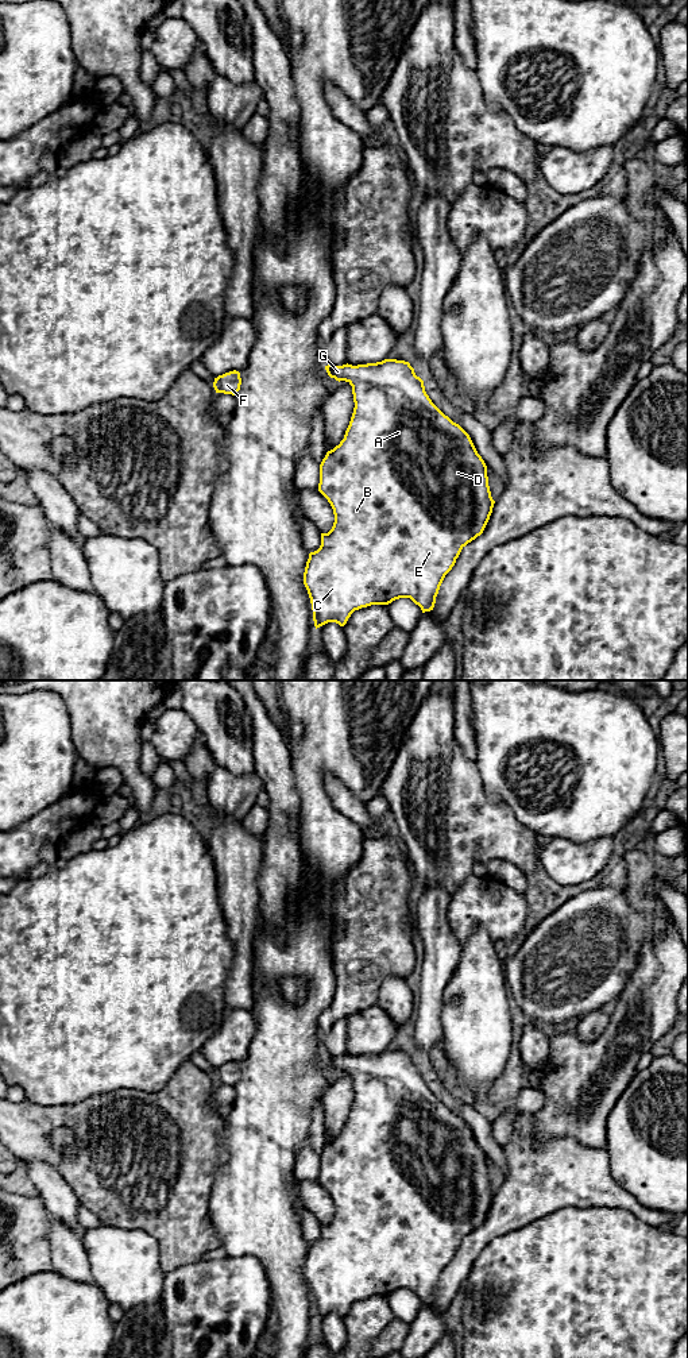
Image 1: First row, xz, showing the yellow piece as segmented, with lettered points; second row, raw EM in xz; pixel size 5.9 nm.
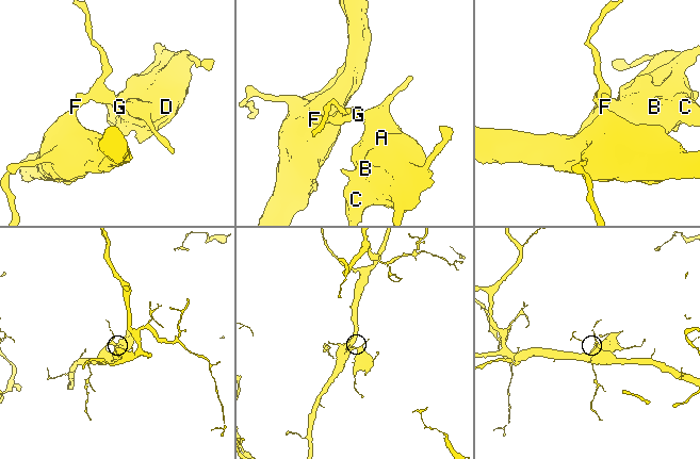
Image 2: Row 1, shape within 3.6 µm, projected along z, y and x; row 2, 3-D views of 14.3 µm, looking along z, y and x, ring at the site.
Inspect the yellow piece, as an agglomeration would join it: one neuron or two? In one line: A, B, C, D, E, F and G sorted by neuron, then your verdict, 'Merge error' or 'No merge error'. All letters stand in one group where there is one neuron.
Groups: A B C D E F G. No merge error

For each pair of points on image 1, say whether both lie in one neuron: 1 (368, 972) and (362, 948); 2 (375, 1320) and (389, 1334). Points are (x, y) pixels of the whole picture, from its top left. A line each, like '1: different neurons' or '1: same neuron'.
1: same neuron
2: different neurons

